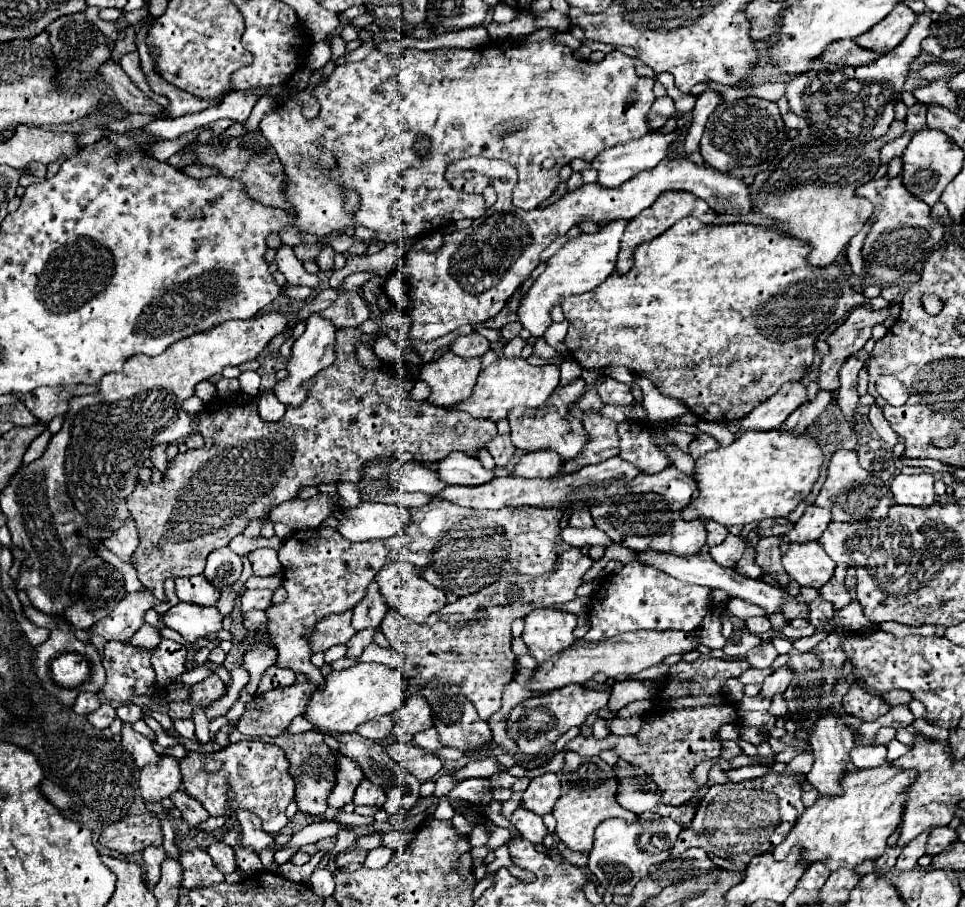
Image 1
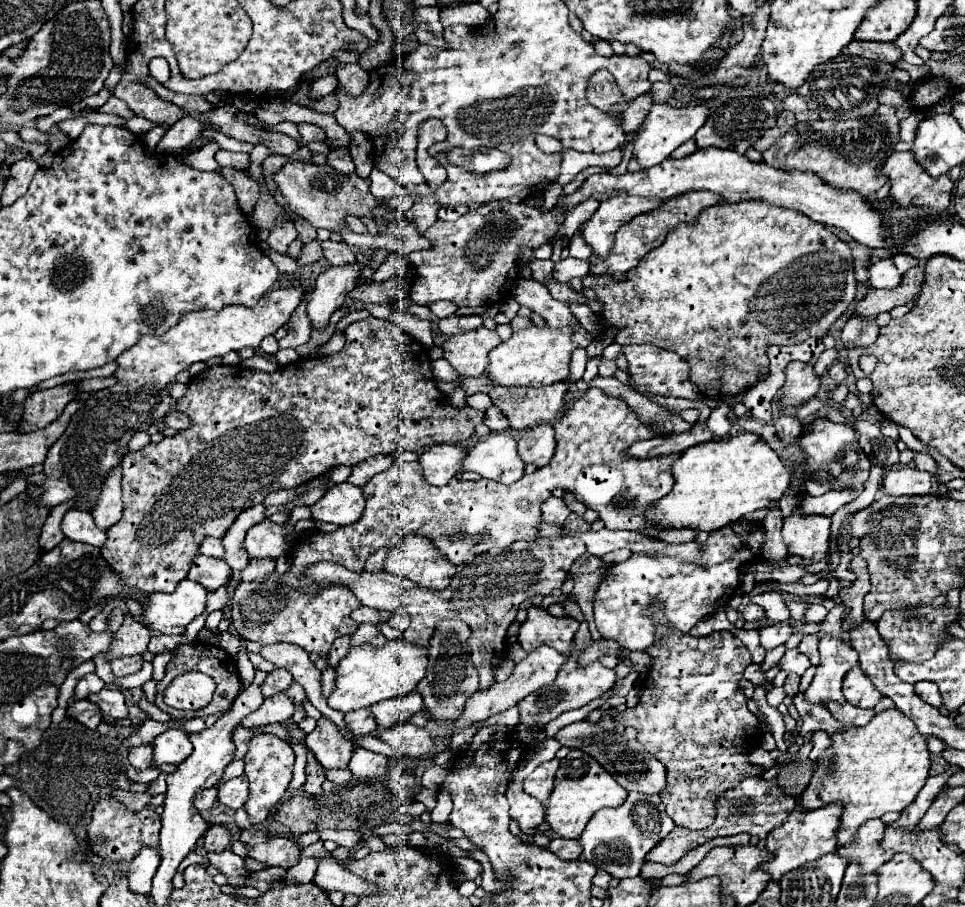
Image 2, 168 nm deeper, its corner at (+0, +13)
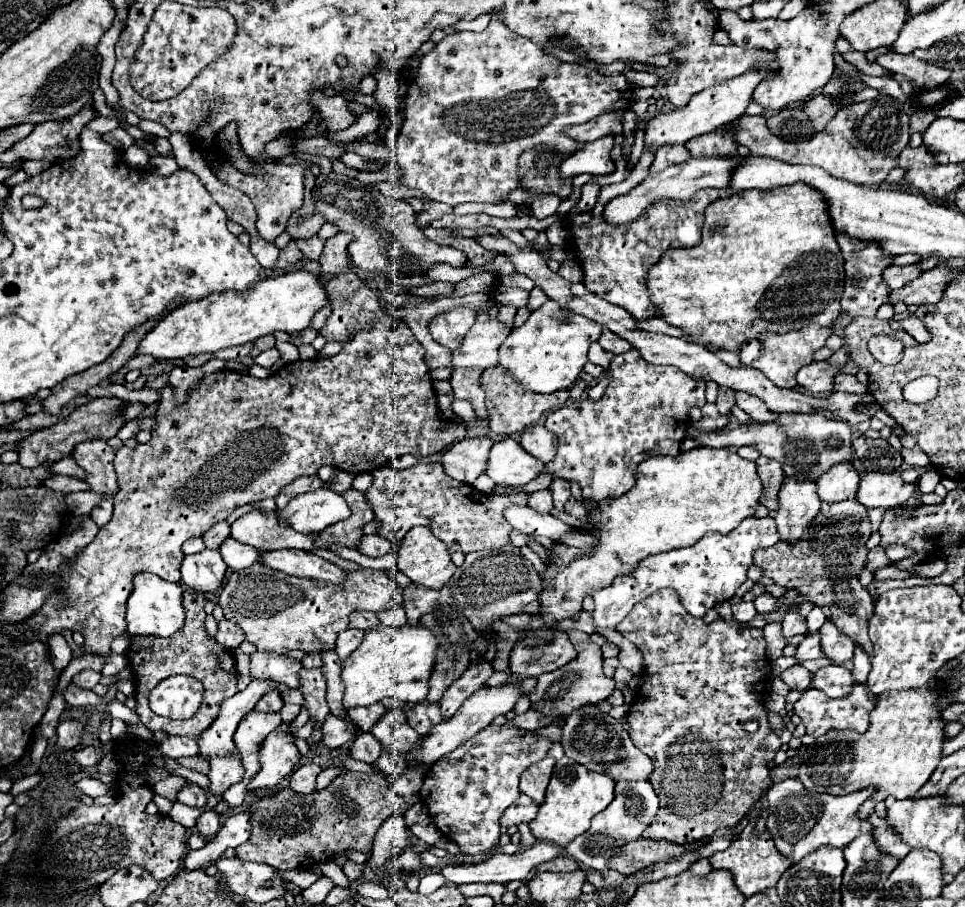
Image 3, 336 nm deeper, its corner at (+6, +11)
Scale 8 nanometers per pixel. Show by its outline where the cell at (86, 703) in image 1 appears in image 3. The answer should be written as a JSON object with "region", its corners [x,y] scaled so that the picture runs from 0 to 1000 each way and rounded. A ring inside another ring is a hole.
{"region":[[[84,740],[76,746],[76,753],[84,760],[96,760],[103,753],[103,749],[105,749],[105,742],[101,740]]]}

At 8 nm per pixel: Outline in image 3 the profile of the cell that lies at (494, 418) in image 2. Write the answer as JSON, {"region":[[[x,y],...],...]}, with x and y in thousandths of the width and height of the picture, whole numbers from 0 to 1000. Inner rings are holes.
{"region":[[[480,407],[469,409],[467,427],[469,427],[472,438],[486,442],[492,451],[492,458],[505,466],[507,455],[503,451],[503,433],[496,427],[496,416],[498,416],[498,409],[480,409]]]}

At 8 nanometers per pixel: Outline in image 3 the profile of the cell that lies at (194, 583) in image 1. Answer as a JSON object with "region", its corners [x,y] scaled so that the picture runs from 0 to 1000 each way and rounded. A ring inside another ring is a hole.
{"region":[[[212,605],[202,612],[194,612],[188,621],[190,643],[204,654],[221,654],[229,647],[233,638],[235,623],[227,607]]]}

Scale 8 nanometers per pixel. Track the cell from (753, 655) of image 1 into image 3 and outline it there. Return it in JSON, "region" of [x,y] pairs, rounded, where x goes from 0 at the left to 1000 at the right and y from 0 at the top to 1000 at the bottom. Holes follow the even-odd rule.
{"region":[[[818,674],[811,682],[811,702],[818,705],[820,700],[828,700],[828,698],[836,698],[836,687],[834,687],[834,680],[824,676],[824,674]]]}

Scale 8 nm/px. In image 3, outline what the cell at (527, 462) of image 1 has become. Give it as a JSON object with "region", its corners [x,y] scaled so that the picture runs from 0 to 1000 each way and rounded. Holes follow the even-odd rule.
{"region":[[[550,469],[540,480],[540,493],[554,506],[569,510],[577,499],[577,482],[571,480],[563,469]]]}

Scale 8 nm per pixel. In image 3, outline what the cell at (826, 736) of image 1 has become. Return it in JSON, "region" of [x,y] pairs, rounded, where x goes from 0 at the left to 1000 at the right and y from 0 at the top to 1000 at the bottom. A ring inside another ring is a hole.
{"region":[[[855,685],[849,698],[851,698],[851,718],[861,731],[874,733],[884,727],[886,711],[882,711],[882,705],[869,698],[869,693],[861,685]]]}

